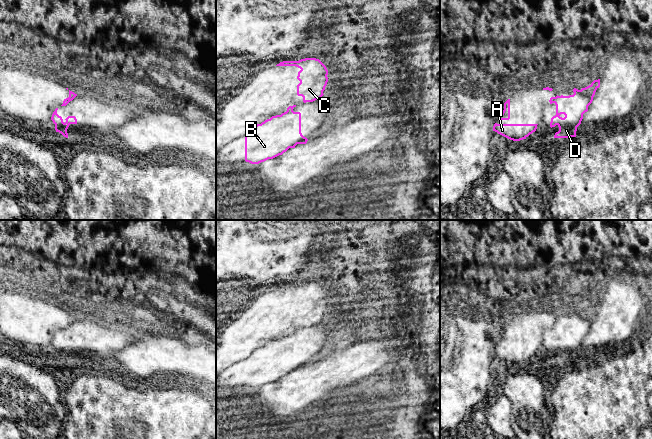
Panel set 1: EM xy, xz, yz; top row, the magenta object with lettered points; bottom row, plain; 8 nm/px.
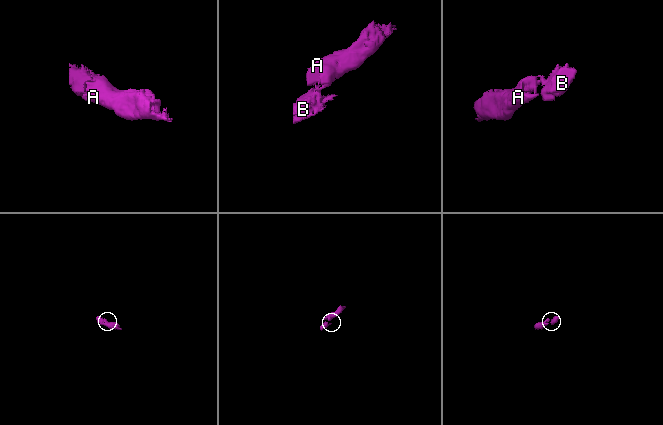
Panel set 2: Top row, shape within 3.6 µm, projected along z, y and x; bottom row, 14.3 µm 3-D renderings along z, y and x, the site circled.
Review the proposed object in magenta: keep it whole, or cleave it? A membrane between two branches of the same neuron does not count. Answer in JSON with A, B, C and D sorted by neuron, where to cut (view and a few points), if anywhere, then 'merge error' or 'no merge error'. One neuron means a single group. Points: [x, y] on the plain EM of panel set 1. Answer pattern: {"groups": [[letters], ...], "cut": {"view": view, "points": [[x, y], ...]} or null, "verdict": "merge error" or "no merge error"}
{"groups": [["A", "C"], ["B", "D"]], "cut": {"view": "xz", "points": [[292, 333], [287, 335]]}, "verdict": "merge error"}

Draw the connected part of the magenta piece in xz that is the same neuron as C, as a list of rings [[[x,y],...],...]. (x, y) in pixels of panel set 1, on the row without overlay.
[[[305,282],[299,285],[283,285],[276,290],[296,290],[301,294],[298,296],[297,303],[300,307],[297,309],[297,319],[303,321],[303,326],[313,326],[320,323],[328,306],[328,294],[326,290],[316,282]]]

